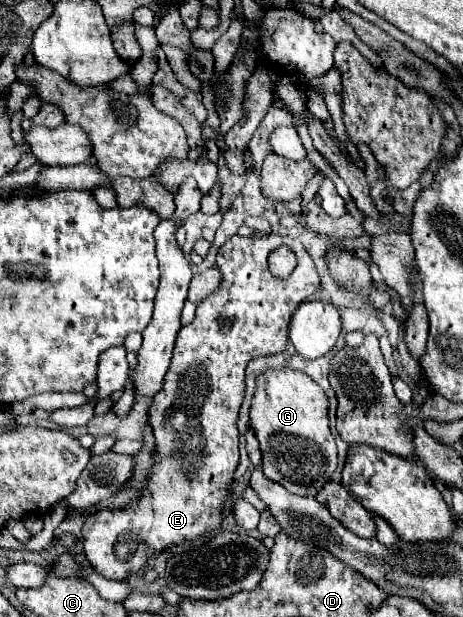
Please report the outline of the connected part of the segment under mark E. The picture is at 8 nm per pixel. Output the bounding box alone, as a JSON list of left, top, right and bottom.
[82,236,320,580]

